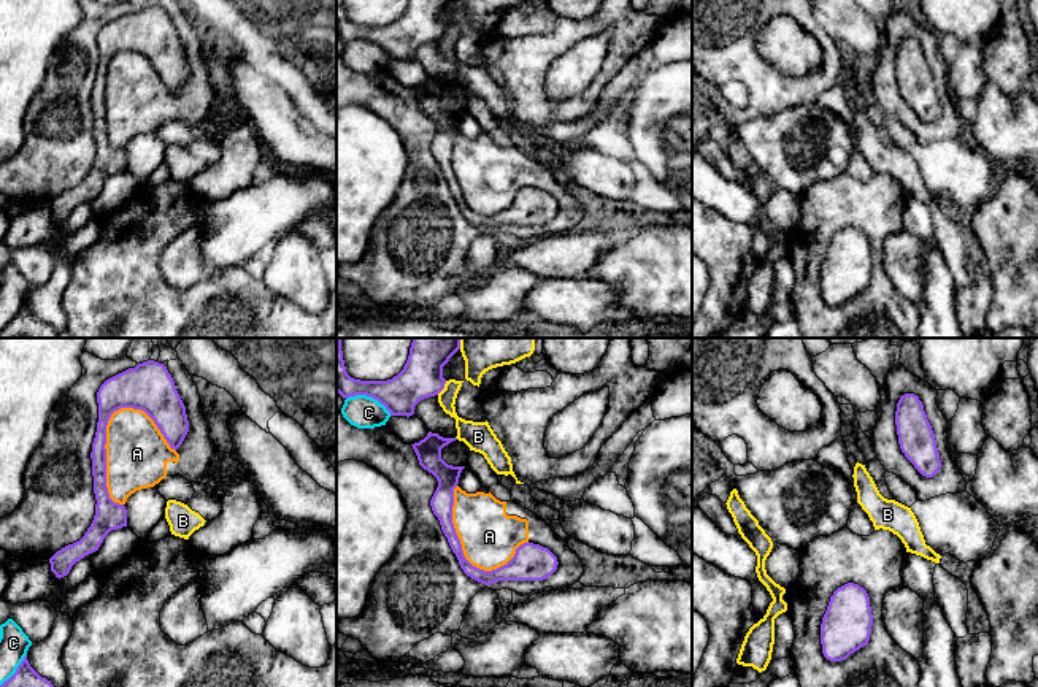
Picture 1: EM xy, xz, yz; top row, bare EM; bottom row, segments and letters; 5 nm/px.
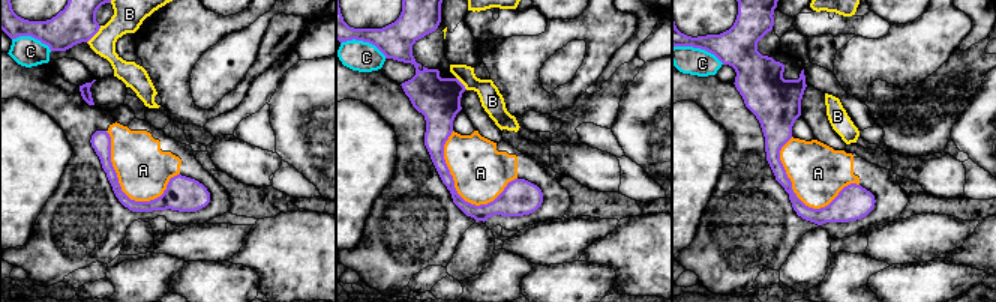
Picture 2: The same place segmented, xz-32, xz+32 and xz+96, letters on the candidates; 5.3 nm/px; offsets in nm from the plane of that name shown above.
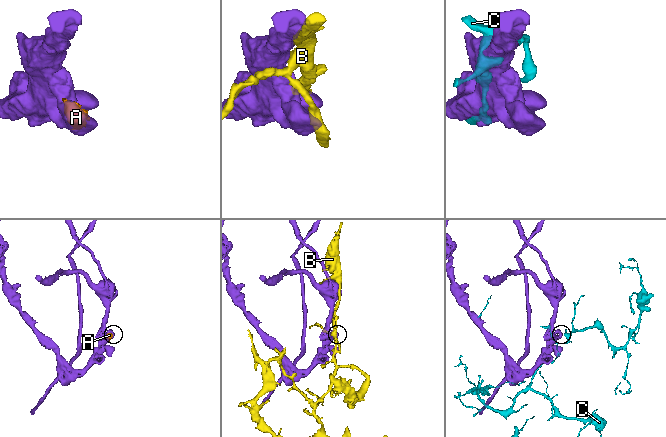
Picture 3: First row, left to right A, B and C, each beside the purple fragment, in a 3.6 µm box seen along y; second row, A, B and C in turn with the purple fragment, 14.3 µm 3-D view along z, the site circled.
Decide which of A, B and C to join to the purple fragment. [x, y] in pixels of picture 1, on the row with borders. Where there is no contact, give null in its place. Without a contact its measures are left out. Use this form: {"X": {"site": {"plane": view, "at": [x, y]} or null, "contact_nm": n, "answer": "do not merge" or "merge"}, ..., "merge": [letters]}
{"A": {"site": {"plane": "xy", "at": [105, 451]}, "contact_nm": 500, "answer": "do not merge"}, "B": {"site": {"plane": "xz", "at": [443, 387]}, "contact_nm": 90, "answer": "do not merge"}, "C": {"site": {"plane": "xz", "at": [370, 395]}, "contact_nm": 240, "answer": "do not merge"}, "merge": []}

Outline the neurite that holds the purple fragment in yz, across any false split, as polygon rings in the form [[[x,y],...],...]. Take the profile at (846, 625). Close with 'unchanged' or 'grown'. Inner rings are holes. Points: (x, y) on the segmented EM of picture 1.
[[[854,582],[838,587],[821,624],[824,657],[830,662],[846,660],[868,644],[871,625],[873,614],[867,590]]] | unchanged

